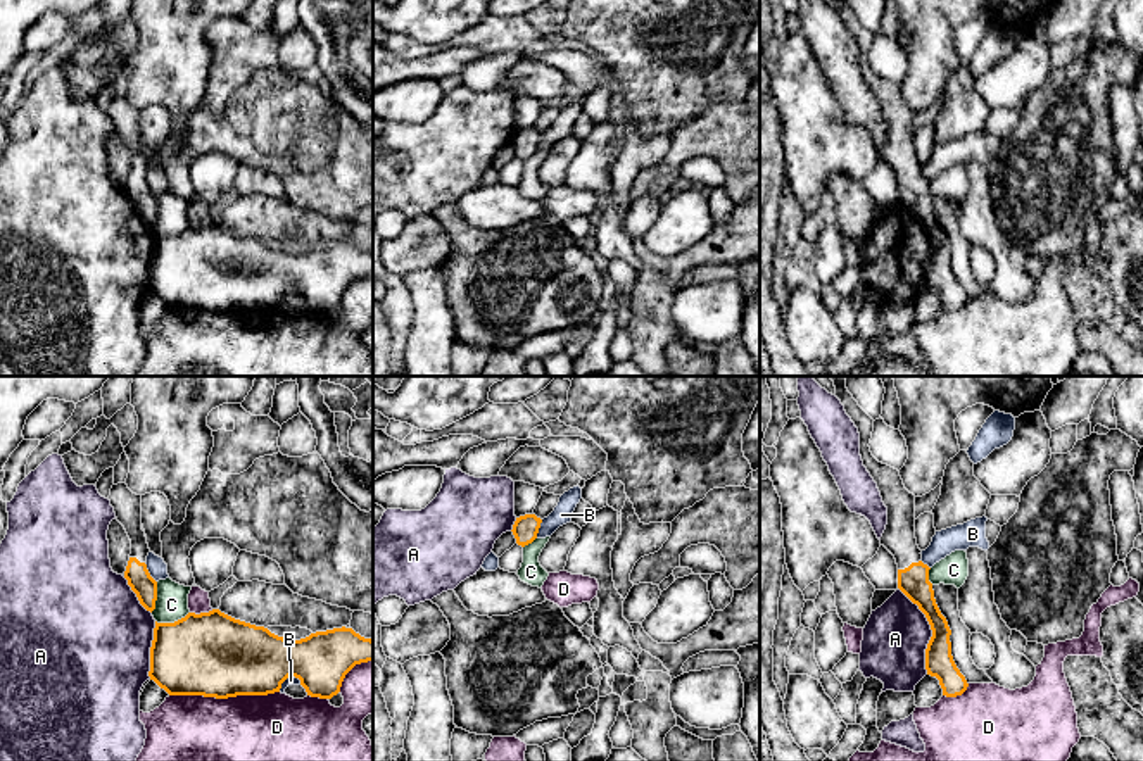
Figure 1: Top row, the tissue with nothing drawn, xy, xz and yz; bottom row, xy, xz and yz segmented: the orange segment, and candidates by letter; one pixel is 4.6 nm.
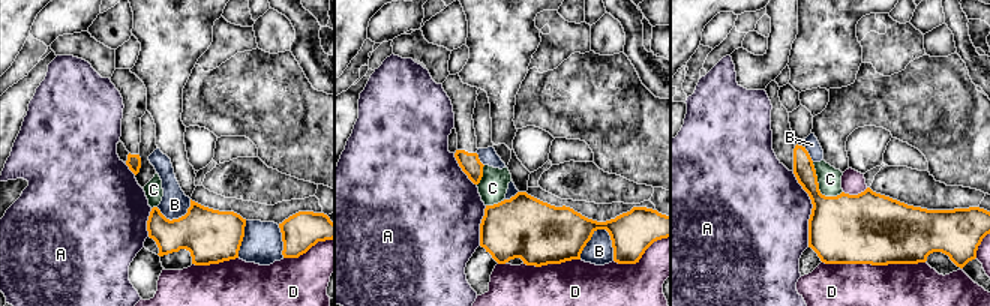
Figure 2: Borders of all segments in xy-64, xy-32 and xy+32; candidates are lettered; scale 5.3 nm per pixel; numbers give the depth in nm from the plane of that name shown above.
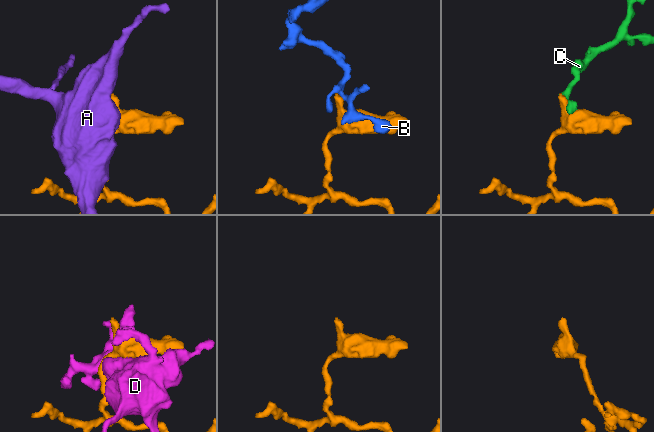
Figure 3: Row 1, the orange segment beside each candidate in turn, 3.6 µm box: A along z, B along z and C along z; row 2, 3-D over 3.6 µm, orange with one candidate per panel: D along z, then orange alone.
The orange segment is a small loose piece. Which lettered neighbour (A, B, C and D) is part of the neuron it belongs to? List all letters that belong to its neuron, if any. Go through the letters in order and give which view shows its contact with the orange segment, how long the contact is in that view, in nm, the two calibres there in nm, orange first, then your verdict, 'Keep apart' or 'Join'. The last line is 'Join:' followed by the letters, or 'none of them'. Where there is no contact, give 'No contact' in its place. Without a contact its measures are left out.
A: Touches orange in yz. Shared border 440 nm. Thickness 140 nm (orange) against 300 nm. Keep apart
B: Touches orange in xy. Shared border 110 nm. Thickness 110 nm (orange) against 90 nm. Keep apart
C: Touches orange in xy. Shared border 170 nm. Thickness 400 nm (orange) against 150 nm. Keep apart
D: Touches orange in xy. Shared border 500 nm. Thickness 400 nm (orange) against 300 nm. Keep apart
Join: none of them

